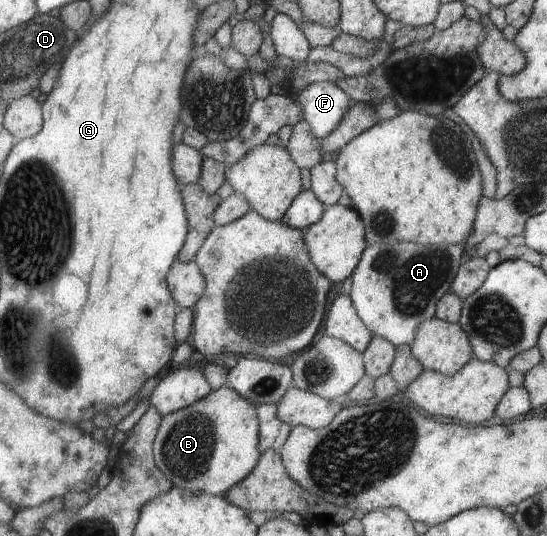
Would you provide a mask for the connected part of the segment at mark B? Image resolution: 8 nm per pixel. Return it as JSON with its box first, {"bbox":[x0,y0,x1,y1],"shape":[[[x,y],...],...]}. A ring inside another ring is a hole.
{"bbox":[151,384,258,495],"shape":[[[225,384],[211,389],[201,400],[163,415],[151,448],[155,466],[173,487],[223,495],[257,464],[258,442],[256,406]]]}

